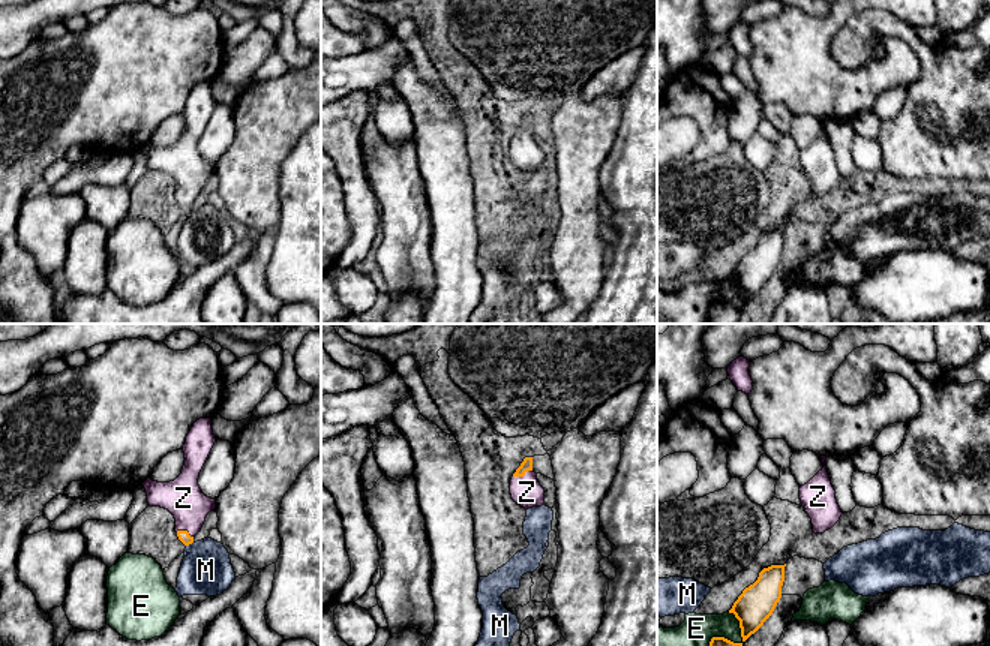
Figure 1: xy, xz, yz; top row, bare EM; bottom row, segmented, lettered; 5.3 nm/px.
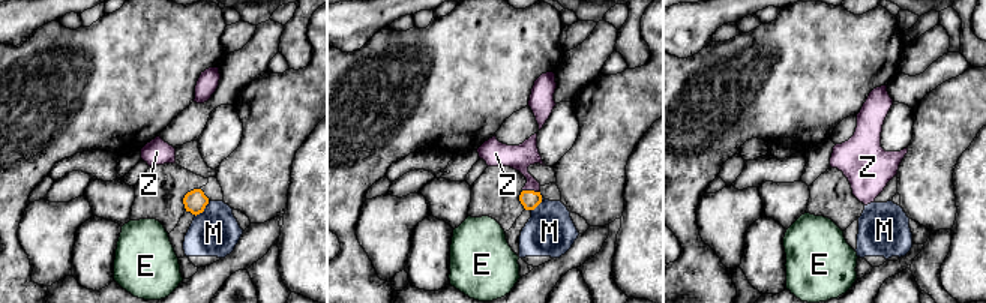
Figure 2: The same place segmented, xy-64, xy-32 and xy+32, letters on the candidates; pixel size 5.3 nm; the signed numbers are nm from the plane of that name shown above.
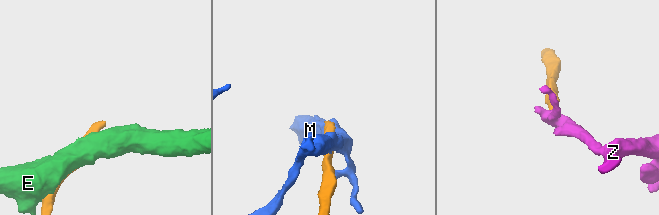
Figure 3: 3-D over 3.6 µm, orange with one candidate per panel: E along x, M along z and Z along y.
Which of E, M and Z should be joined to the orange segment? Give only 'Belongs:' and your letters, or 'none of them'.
Belongs: Z

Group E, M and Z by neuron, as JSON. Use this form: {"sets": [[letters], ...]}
{"sets": [["E"], ["M"], ["Z"]]}

